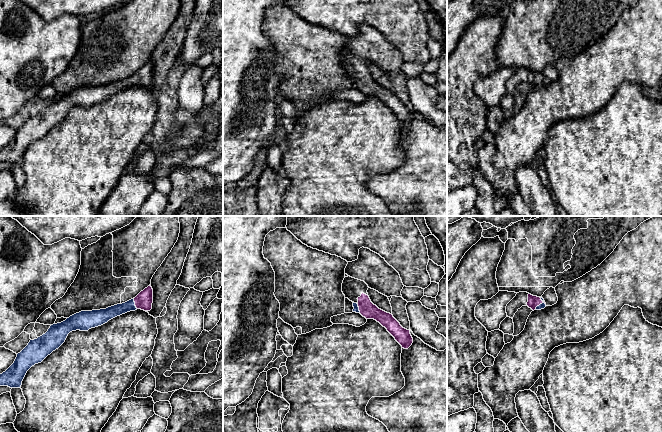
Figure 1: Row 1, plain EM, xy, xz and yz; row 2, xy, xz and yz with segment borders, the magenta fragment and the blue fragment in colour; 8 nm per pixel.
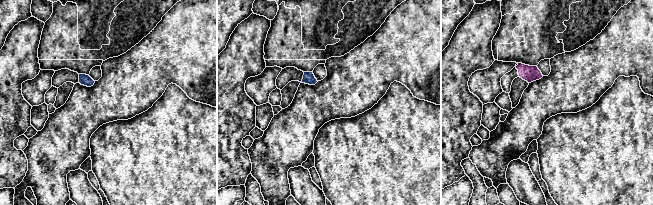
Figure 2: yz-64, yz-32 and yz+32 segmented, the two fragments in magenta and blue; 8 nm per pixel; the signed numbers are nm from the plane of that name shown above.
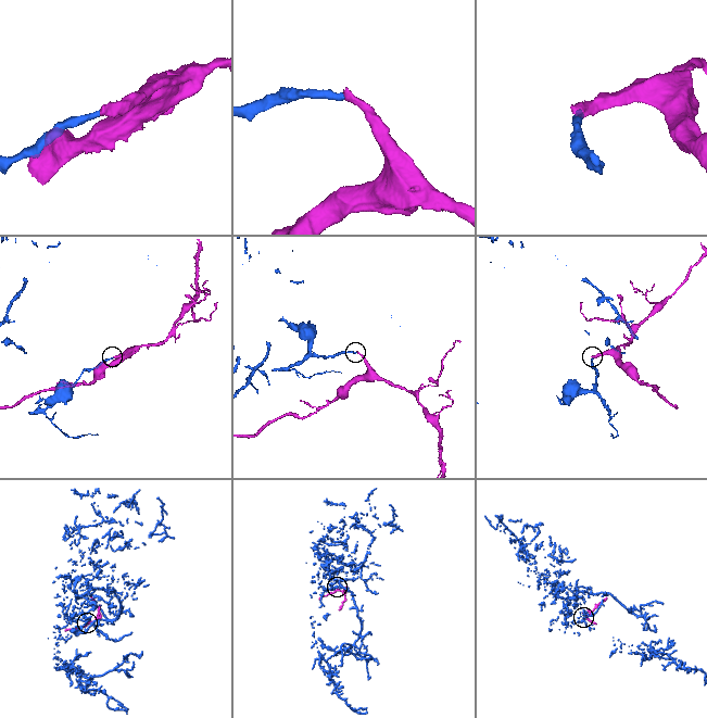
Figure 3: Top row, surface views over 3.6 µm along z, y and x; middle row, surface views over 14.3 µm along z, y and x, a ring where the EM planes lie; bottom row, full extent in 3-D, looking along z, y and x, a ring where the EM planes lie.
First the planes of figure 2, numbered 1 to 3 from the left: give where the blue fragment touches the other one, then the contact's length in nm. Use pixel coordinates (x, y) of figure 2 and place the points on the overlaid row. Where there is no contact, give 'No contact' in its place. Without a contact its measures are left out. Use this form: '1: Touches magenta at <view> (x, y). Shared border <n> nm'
1: No contact
2: No contact
3: No contact

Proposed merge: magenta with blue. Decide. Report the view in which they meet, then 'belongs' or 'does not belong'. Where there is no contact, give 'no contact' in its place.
contact in xy; belongs

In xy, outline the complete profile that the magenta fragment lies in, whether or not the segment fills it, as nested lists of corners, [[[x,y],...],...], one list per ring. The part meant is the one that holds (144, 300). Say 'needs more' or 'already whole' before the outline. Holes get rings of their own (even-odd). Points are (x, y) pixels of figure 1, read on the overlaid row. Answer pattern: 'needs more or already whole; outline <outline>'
needs more; outline [[[150,286],[135,298],[106,309],[81,311],[65,321],[50,326],[48,331],[17,354],[14,363],[0,374],[0,386],[20,388],[27,371],[35,364],[41,363],[48,355],[58,349],[72,331],[88,331],[107,323],[109,320],[130,311],[141,309],[150,311],[153,303],[153,289]]]

